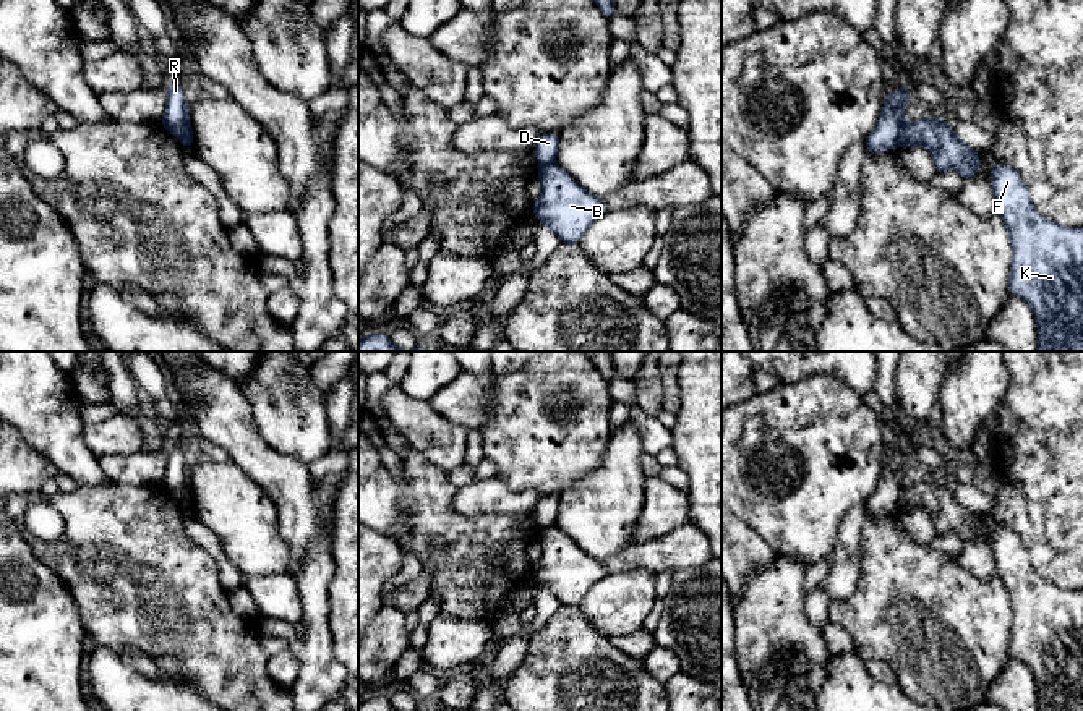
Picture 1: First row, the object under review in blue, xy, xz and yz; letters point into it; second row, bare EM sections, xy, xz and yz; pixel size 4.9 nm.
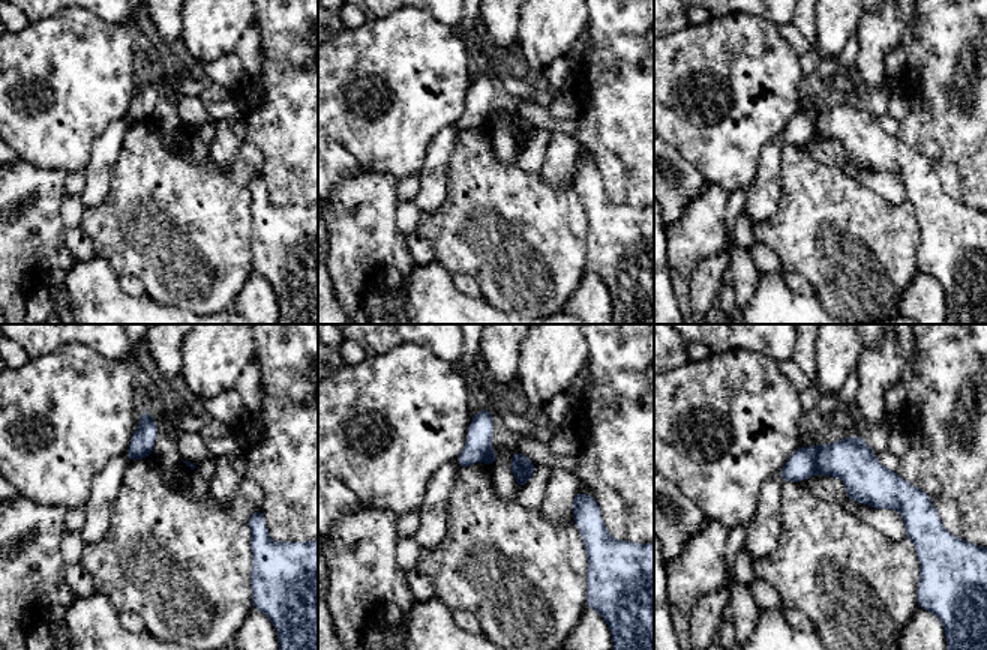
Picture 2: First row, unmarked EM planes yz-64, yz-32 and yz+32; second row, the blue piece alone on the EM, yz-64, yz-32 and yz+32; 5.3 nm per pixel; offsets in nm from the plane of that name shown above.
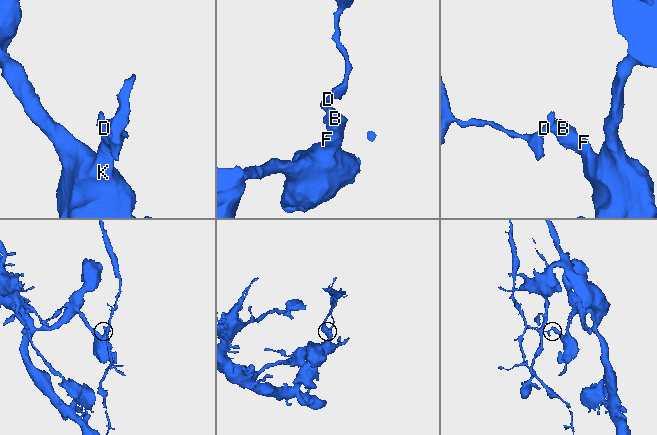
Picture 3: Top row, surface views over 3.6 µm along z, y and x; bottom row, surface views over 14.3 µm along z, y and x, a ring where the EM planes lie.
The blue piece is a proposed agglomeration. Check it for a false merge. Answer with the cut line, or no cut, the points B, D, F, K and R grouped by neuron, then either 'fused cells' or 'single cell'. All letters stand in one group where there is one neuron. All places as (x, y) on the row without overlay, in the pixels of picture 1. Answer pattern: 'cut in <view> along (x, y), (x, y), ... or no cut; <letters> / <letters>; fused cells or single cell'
cut in yz along (903, 486), (894, 506); B F K / D R; fused cells

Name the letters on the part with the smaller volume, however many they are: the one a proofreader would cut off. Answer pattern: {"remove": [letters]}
{"remove": ["D", "R"]}

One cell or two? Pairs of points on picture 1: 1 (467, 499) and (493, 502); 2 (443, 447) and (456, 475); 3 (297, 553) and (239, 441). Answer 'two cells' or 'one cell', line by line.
1: one cell
2: two cells
3: one cell

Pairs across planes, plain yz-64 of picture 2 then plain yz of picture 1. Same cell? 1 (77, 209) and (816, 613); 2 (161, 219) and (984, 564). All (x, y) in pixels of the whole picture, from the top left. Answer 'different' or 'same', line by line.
1: same
2: different

